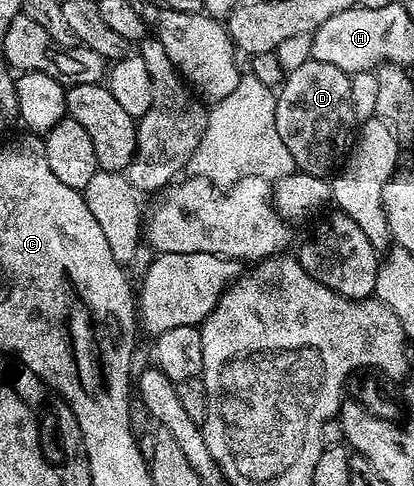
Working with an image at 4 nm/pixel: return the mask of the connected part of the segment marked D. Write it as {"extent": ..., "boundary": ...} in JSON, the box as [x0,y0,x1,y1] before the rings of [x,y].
{"extent":[275,58,355,179],"boundary":[[[314,58],[299,64],[299,68],[288,71],[277,94],[275,128],[279,128],[279,136],[283,144],[287,144],[287,152],[291,152],[291,160],[295,160],[298,171],[328,179],[334,173],[338,163],[345,158],[355,134],[350,75],[335,68],[335,64],[323,64]]]}

